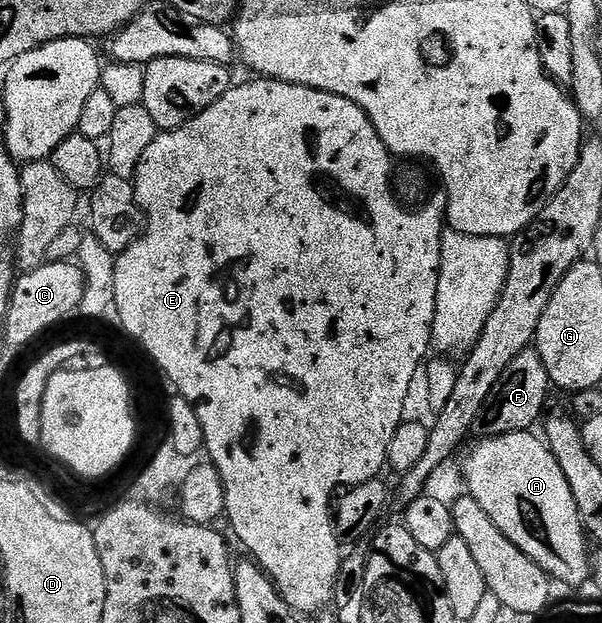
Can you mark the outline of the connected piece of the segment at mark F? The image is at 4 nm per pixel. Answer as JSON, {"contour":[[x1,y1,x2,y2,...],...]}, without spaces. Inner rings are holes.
{"contour":[[536,348,525,349,514,359,511,367,507,367,507,371,499,375,499,383,495,383,479,415,475,426,476,432,481,437,498,437,504,433,532,430,533,424,537,420,538,424,546,412,545,400,549,397,549,389,551,390,551,382,547,375,547,367,543,367,541,362,541,356,538,355]]}

